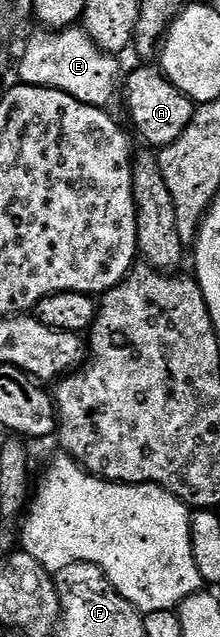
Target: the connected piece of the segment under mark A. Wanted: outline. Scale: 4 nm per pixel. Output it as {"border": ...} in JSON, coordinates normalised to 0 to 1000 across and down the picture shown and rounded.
{"border":[[[627,102],[645,105],[627,105],[614,108],[609,113],[595,115],[591,119],[577,121],[568,119],[564,124],[564,133],[573,127],[573,168],[582,173],[591,173],[591,187],[600,192],[609,192],[609,199],[618,204],[632,206],[636,210],[645,210],[645,218],[664,224],[686,224],[691,229],[686,232],[700,234],[732,234],[745,231],[759,231],[764,228],[782,228],[782,221],[800,221],[814,218],[818,214],[836,209],[836,203],[855,203],[855,196],[873,190],[873,184],[882,182],[886,173],[891,173],[891,163],[882,157],[859,155],[850,149],[836,146],[818,146],[818,140],[800,140],[800,133],[782,133],[782,127],[764,127],[755,124],[755,118],[741,115],[732,104],[718,102]]]}

